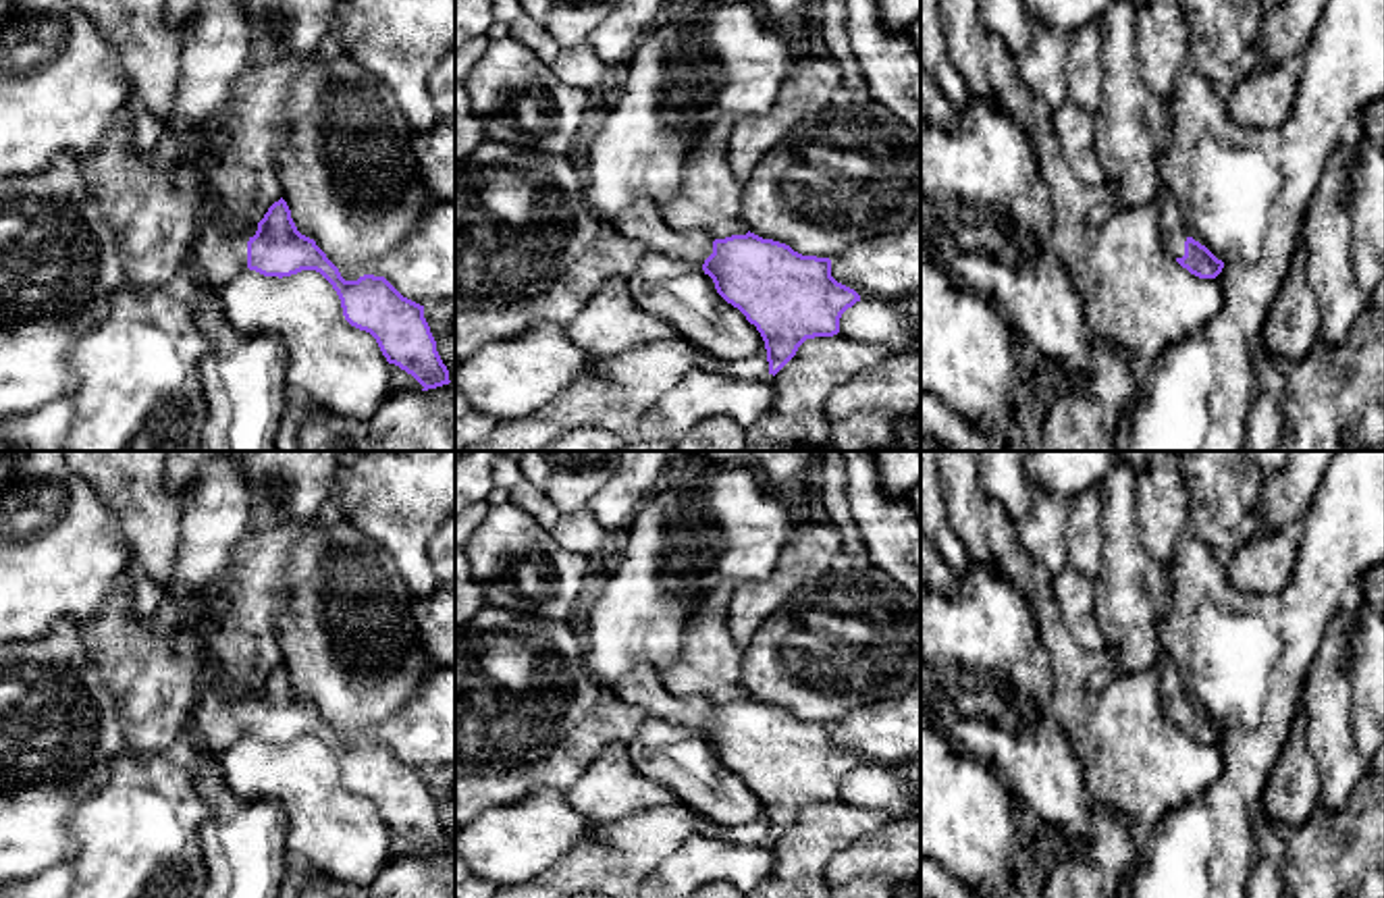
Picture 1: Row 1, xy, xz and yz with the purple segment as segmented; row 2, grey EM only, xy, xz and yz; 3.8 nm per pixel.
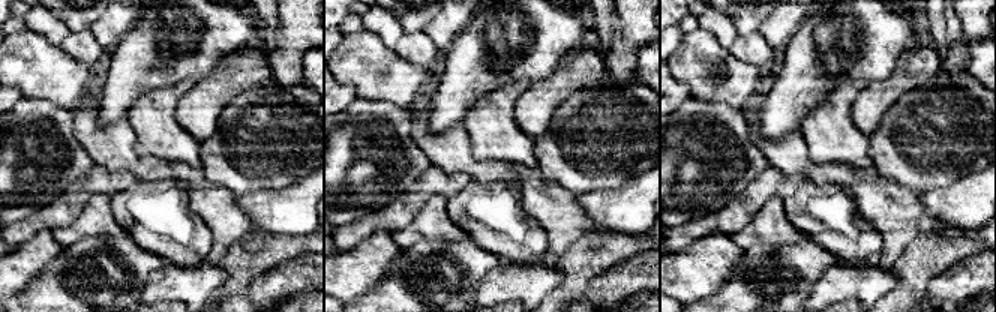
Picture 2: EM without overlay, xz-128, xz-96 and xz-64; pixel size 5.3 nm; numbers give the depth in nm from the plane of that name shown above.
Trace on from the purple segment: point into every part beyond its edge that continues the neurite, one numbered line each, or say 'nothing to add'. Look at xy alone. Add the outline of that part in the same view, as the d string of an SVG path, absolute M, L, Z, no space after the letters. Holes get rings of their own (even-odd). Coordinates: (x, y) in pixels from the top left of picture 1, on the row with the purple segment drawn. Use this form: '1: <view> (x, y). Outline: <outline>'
1: xy (219, 252). Outline: M216 206L197 231L185 266L193 268L210 289L218 291L247 268L247 241L256 231L258 224L233 231Z

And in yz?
1: yz (1173, 229). Outline: M1162 195L1160 231L1166 252L1176 260L1185 256L1189 237L1178 204L1170 195Z

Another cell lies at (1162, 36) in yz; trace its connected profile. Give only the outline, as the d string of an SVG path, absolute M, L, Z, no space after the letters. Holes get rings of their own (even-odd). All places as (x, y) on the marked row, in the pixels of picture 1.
M1145 0L1137 10L1137 58L1147 85L1164 100L1187 69L1191 33L1180 0Z

